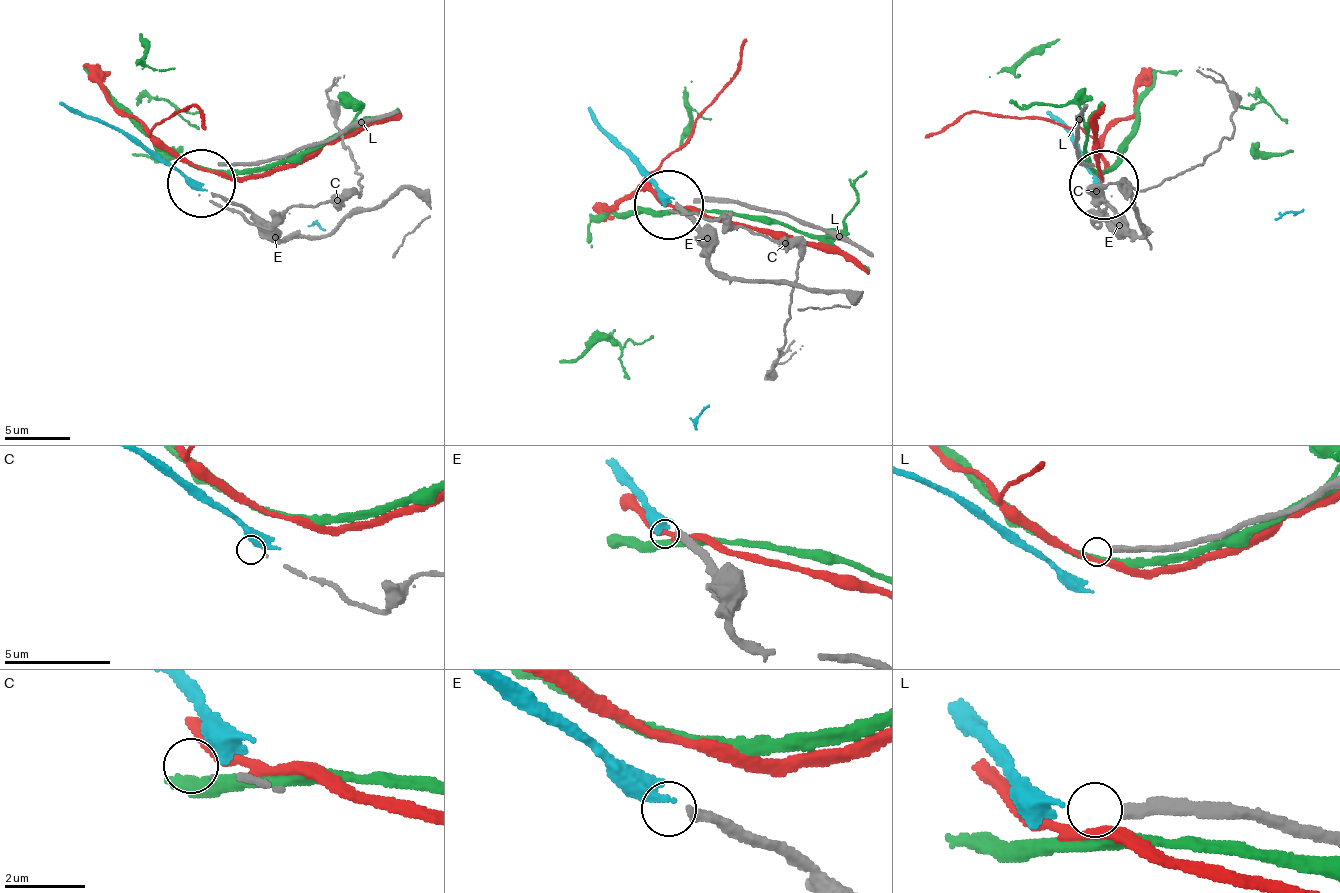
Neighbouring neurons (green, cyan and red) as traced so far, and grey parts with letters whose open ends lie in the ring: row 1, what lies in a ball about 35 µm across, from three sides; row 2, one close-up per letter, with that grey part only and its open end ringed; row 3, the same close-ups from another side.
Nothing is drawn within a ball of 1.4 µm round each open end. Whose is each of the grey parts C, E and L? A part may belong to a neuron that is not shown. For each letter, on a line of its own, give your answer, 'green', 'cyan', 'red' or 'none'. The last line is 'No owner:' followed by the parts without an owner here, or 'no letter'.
C: none
E: cyan
L: none
No owner: C, L

